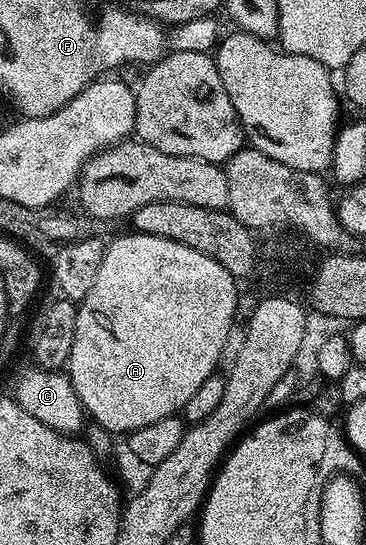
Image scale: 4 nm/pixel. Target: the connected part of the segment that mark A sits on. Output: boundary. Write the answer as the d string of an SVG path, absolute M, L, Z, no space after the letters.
M139 233L124 234L117 234L105 246L102 269L98 269L98 277L94 277L94 289L90 289L90 293L86 293L86 297L79 300L76 309L78 325L74 329L74 349L70 349L66 368L66 374L72 380L81 405L90 419L113 433L119 433L119 431L131 433L142 429L142 425L151 425L154 421L162 421L162 417L170 417L183 412L186 401L190 401L190 396L199 389L202 381L206 381L206 377L210 377L219 368L216 366L220 363L220 354L223 353L224 346L228 343L228 334L231 333L232 322L236 319L236 283L238 283L237 276L222 269L218 261L178 241Z

